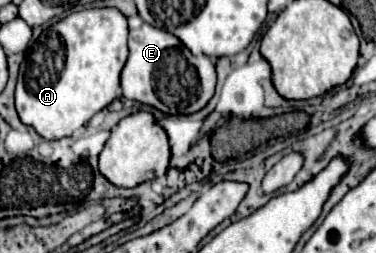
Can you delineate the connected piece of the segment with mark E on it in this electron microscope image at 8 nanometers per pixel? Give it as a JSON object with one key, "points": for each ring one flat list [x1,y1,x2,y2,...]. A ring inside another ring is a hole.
{"points":[[131,17,128,18,129,22,129,37,128,37,128,61,122,69,120,75,120,85,122,85,122,93,126,99,138,101,142,105,150,105,166,115,192,115,200,109,204,109,208,105,208,101,214,95,214,87,216,87,216,65,206,57,206,55,192,55,186,45,178,39,172,37,172,33,164,31,164,29,156,29,148,23,140,22,140,29,132,31,131,33]]}

